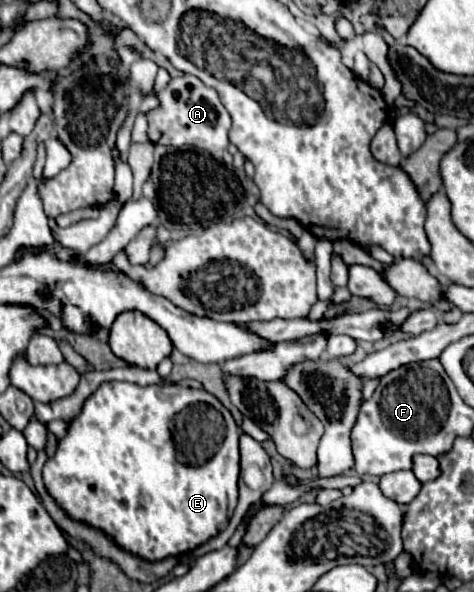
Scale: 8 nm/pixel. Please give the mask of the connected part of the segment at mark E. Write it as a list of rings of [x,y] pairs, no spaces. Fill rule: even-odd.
[[[104,382],[82,406],[82,414],[78,418],[74,418],[74,422],[70,422],[68,426],[68,434],[58,442],[58,450],[54,454],[54,458],[50,458],[44,464],[42,476],[46,482],[46,488],[50,490],[50,494],[54,494],[56,502],[72,516],[78,518],[82,522],[90,522],[90,526],[102,526],[102,530],[106,530],[106,534],[110,534],[112,538],[118,538],[118,542],[122,542],[122,546],[126,546],[126,550],[130,550],[132,554],[138,554],[140,558],[146,560],[158,560],[158,558],[168,558],[168,556],[180,556],[186,554],[194,548],[198,548],[200,544],[204,544],[208,538],[216,536],[220,530],[226,528],[226,522],[230,520],[230,514],[234,510],[234,502],[238,500],[238,474],[240,474],[240,452],[238,452],[238,436],[240,436],[240,428],[236,426],[236,422],[230,411],[212,394],[204,389],[187,389],[182,386],[138,386],[138,384],[130,384],[130,382]],[[206,402],[212,404],[214,408],[220,410],[226,424],[226,440],[224,446],[216,452],[214,458],[210,458],[206,464],[202,466],[190,466],[186,462],[180,460],[176,448],[174,448],[174,440],[172,440],[172,422],[174,416],[184,410],[190,404]]]

